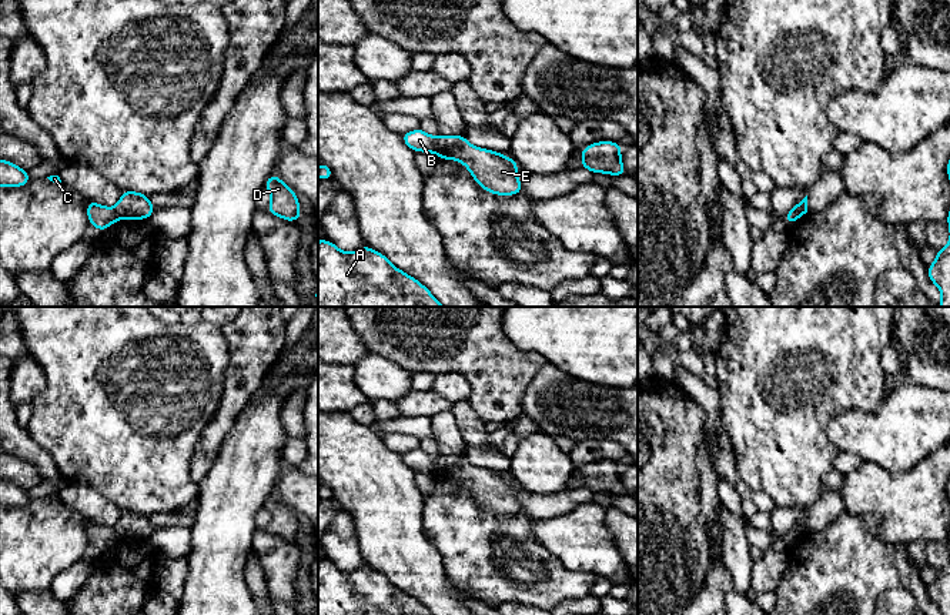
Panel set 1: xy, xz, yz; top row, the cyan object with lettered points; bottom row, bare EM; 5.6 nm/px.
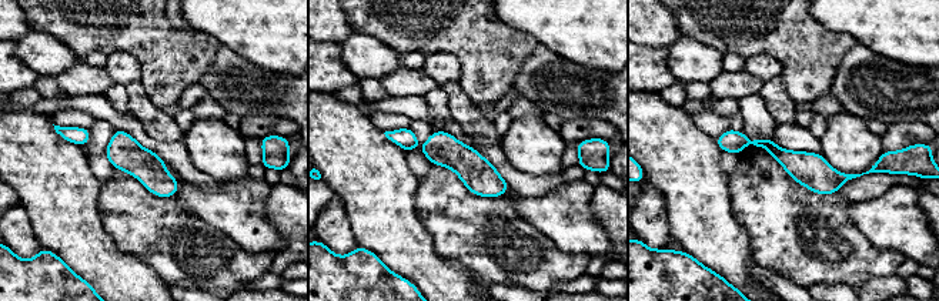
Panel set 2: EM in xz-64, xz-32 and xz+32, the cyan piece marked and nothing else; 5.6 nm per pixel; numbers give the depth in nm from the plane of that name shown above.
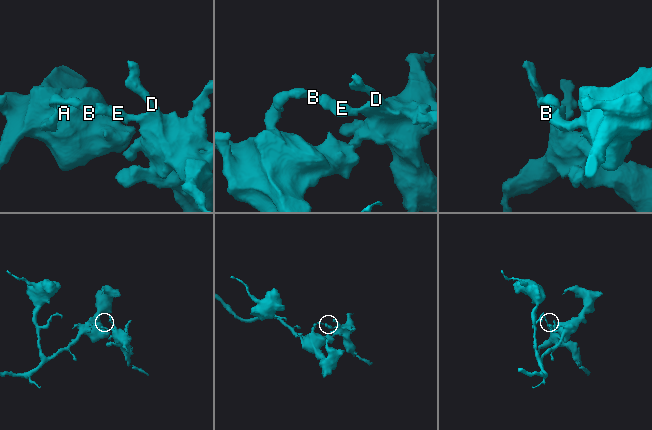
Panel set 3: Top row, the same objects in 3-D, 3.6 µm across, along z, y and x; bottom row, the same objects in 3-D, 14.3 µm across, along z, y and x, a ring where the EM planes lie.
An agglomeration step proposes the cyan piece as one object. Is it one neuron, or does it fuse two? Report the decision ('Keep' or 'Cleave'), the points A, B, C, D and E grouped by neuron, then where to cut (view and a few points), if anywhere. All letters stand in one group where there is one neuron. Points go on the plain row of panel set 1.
Cleave. Groups: A B C / D E. Split along xz (437, 457), (432, 471)

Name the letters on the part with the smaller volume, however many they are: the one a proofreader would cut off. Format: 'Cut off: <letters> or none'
Cut off: D, E

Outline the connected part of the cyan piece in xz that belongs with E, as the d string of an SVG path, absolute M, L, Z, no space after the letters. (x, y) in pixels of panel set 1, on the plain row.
M438 455L434 474L444 479L461 481L488 512L496 515L522 512L522 504L516 497L519 484L498 471L469 464L465 455Z

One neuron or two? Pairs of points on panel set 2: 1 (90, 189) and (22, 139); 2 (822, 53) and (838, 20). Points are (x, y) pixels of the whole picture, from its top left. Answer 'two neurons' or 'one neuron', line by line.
1: one neuron
2: two neurons

